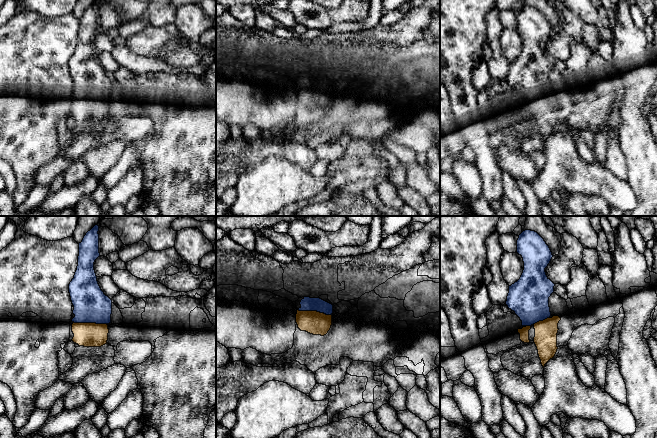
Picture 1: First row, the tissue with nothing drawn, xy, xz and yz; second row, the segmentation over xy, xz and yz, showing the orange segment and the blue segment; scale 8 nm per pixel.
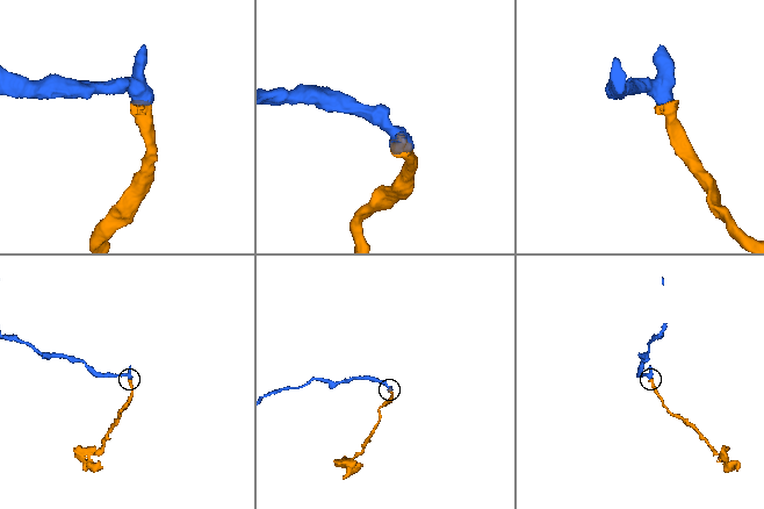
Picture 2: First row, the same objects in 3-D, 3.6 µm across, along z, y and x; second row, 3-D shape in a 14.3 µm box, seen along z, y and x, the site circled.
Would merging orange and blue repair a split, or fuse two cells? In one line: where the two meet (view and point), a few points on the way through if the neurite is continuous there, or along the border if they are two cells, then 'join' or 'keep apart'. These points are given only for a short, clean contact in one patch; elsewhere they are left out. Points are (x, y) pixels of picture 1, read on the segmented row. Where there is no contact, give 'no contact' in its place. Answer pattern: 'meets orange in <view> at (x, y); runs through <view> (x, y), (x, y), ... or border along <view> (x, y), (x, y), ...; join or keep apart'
meets orange in xy at (90, 323); runs through xy (85, 334), (90, 329), (90, 323), (91, 305); join

